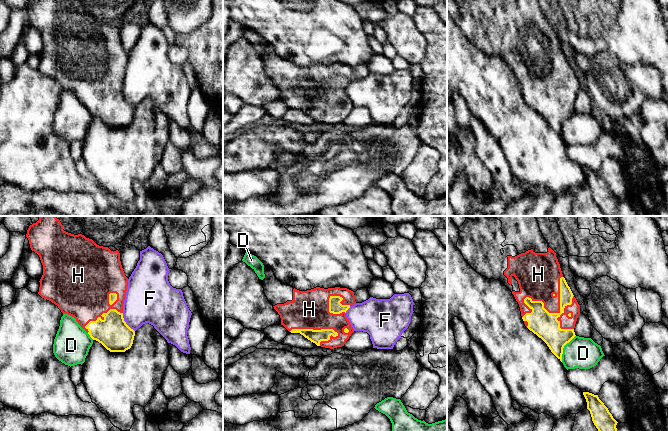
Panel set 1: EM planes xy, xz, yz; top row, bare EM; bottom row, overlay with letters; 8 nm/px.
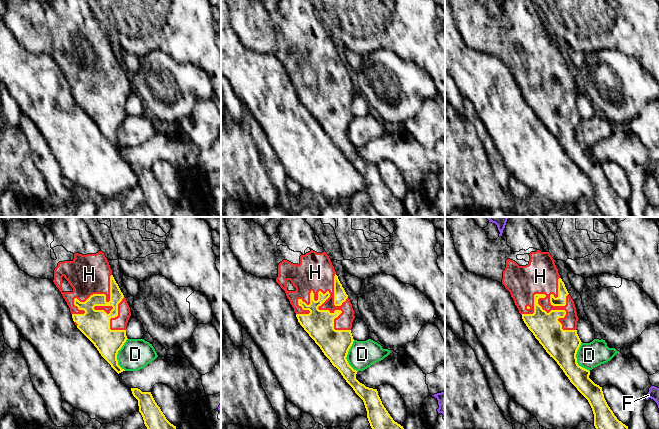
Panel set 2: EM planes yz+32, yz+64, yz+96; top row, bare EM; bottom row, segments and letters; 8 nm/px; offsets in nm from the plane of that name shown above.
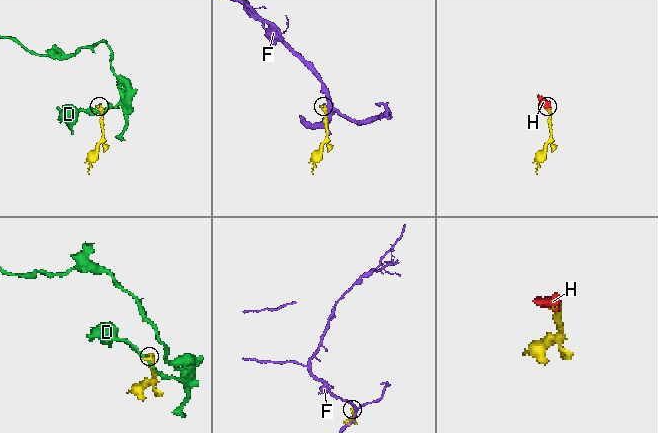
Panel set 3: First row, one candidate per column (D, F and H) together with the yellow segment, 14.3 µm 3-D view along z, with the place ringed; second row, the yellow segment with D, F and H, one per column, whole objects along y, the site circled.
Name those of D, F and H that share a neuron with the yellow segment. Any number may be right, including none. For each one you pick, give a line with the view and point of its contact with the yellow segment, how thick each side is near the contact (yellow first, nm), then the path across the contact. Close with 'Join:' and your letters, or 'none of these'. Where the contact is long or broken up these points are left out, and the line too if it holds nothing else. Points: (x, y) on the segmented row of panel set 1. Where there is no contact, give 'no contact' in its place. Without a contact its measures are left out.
H: yz (546, 310) | 220/320 nm
Join: H

